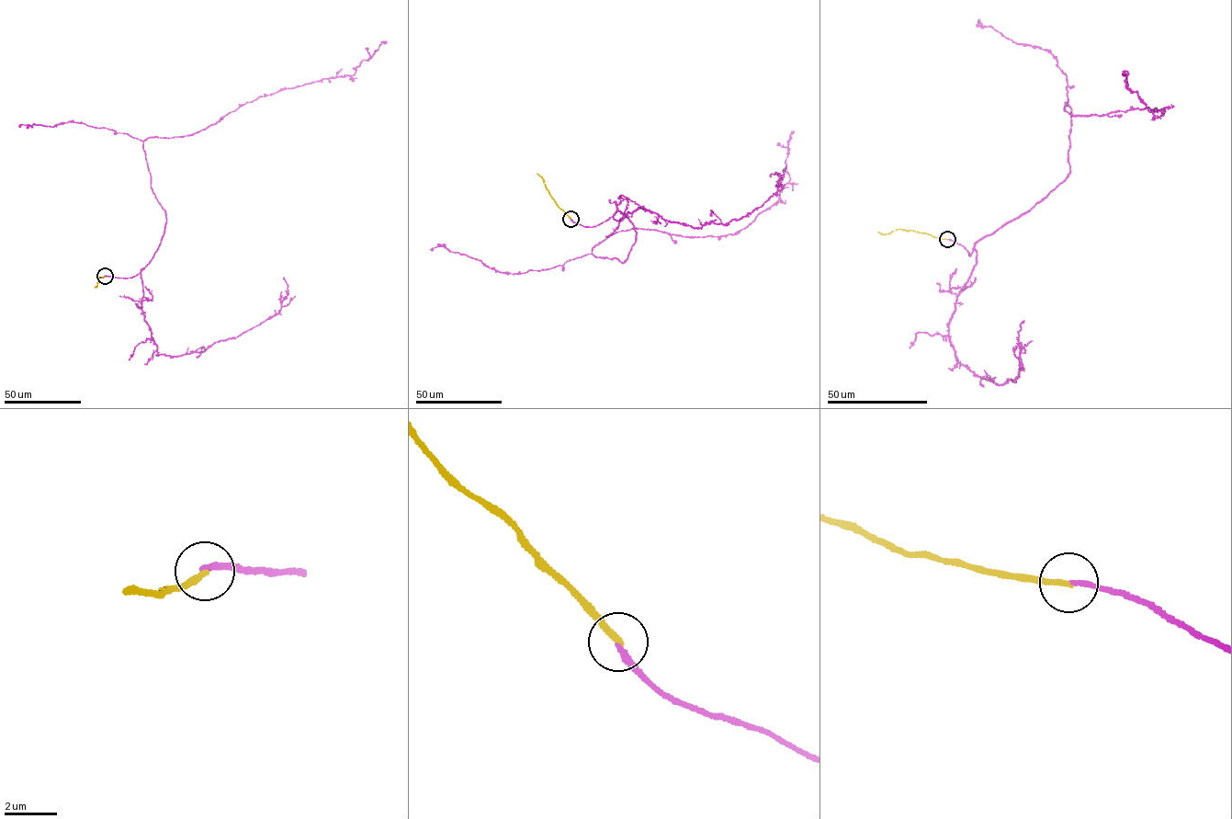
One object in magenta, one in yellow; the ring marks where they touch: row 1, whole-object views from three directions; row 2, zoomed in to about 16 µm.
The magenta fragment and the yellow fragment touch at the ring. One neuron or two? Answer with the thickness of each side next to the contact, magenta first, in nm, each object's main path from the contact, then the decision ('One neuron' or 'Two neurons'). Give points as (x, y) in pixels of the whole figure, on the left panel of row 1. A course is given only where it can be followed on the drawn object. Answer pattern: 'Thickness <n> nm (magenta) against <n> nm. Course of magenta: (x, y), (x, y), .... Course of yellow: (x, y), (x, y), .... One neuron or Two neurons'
Thickness 200 nm (magenta) against 220 nm. Course of magenta: (104, 276), (139, 274), (163, 233), (144, 140), (191, 134), (259, 96), (353, 75), (386, 42). Course of yellow: (104, 276), (98, 278), (95, 287). One neuron

